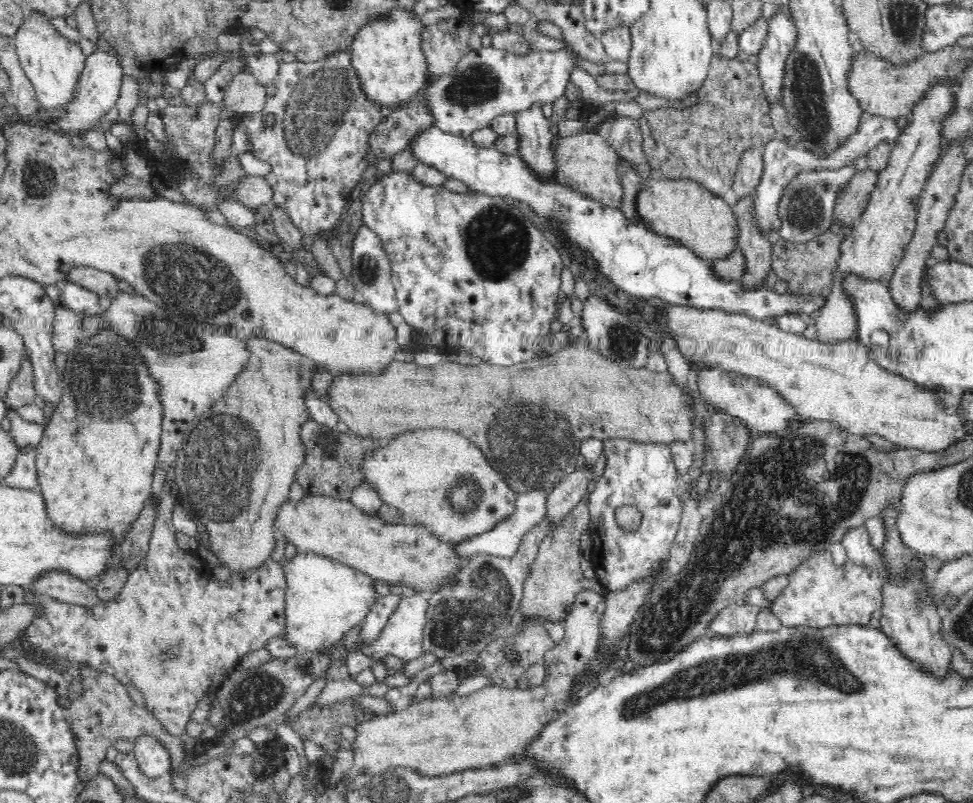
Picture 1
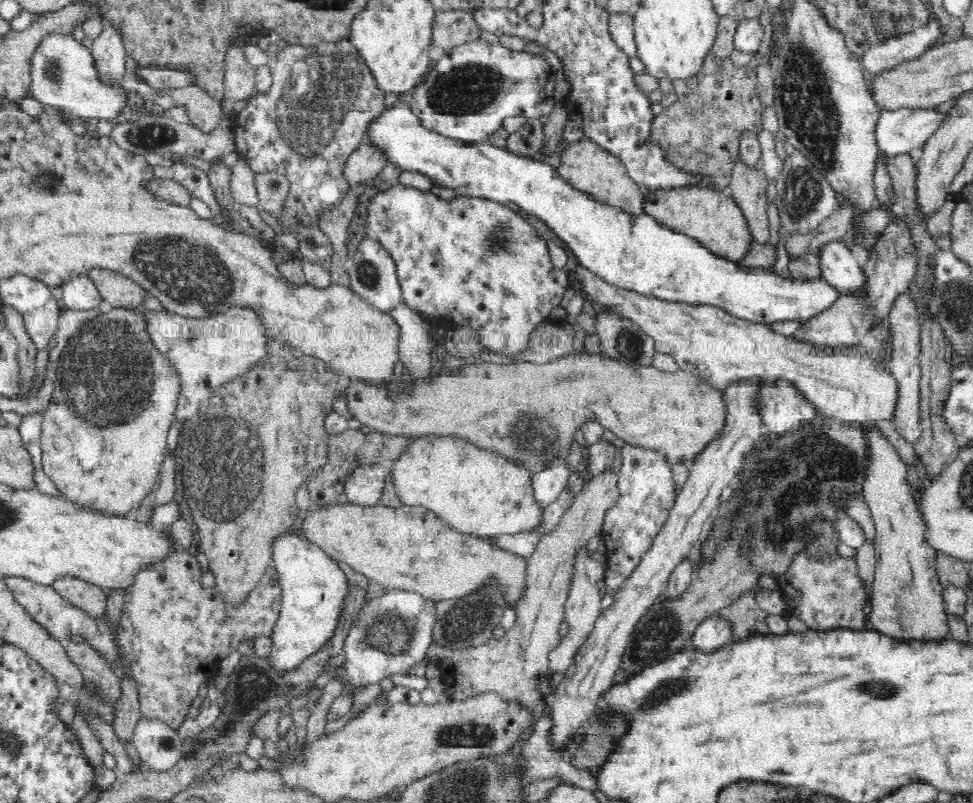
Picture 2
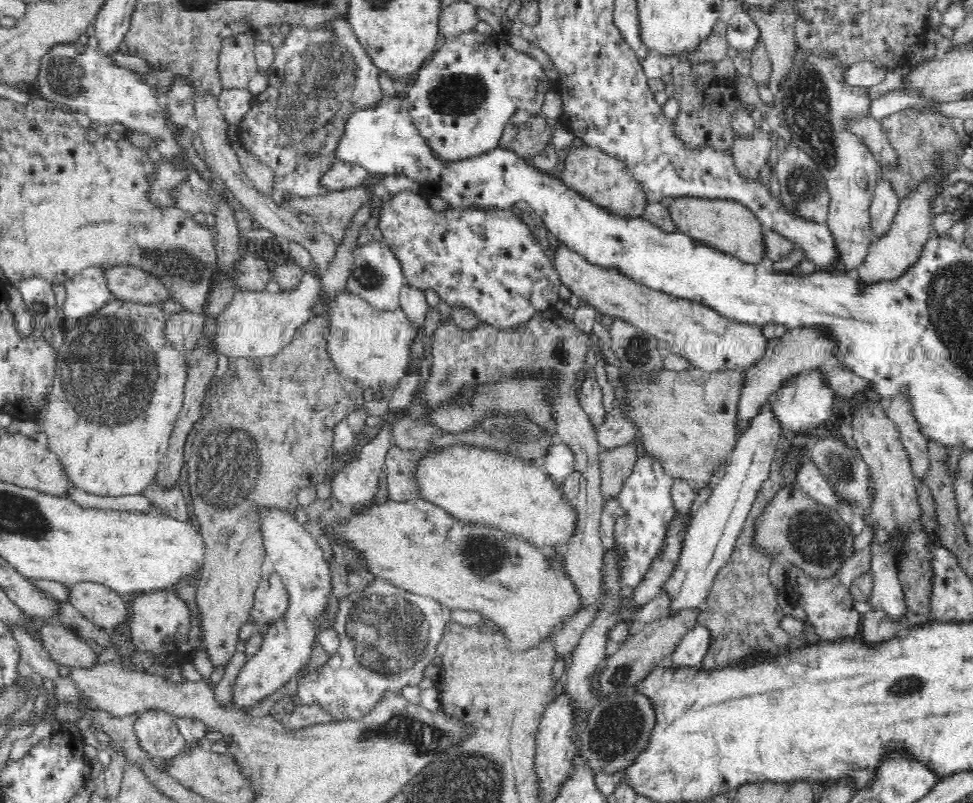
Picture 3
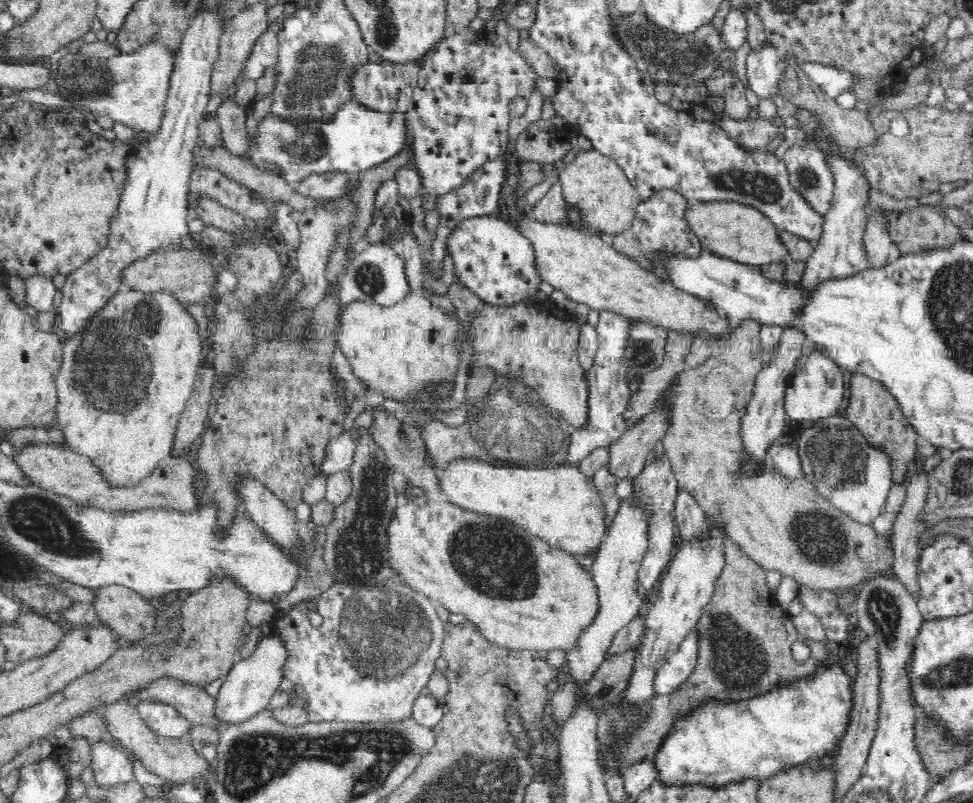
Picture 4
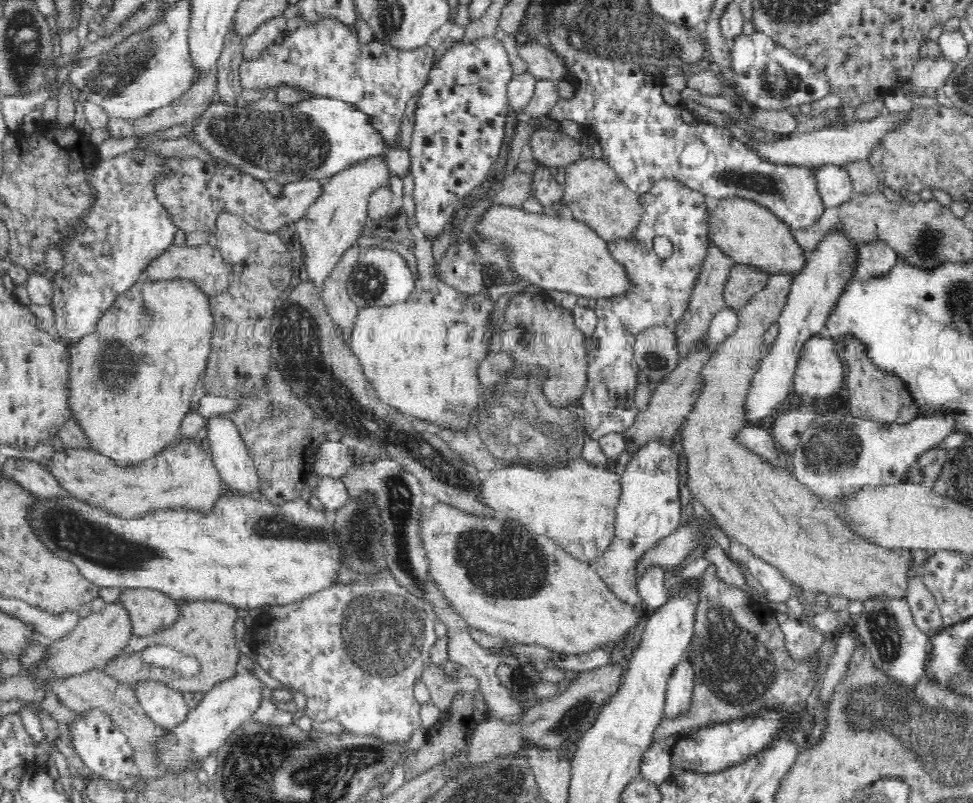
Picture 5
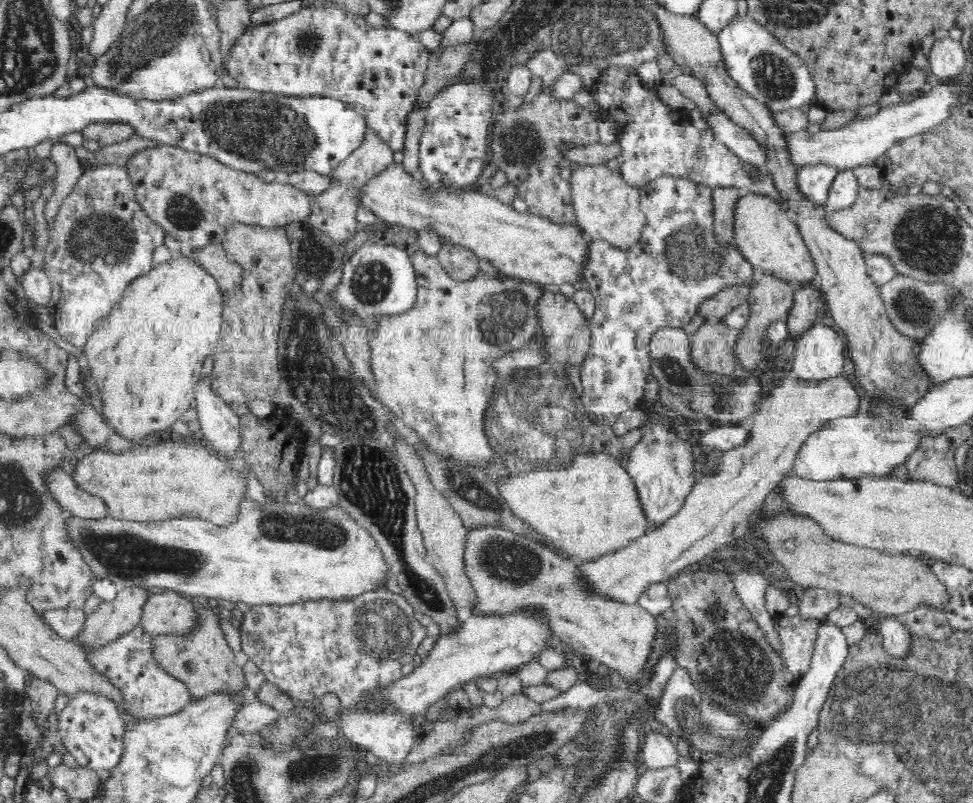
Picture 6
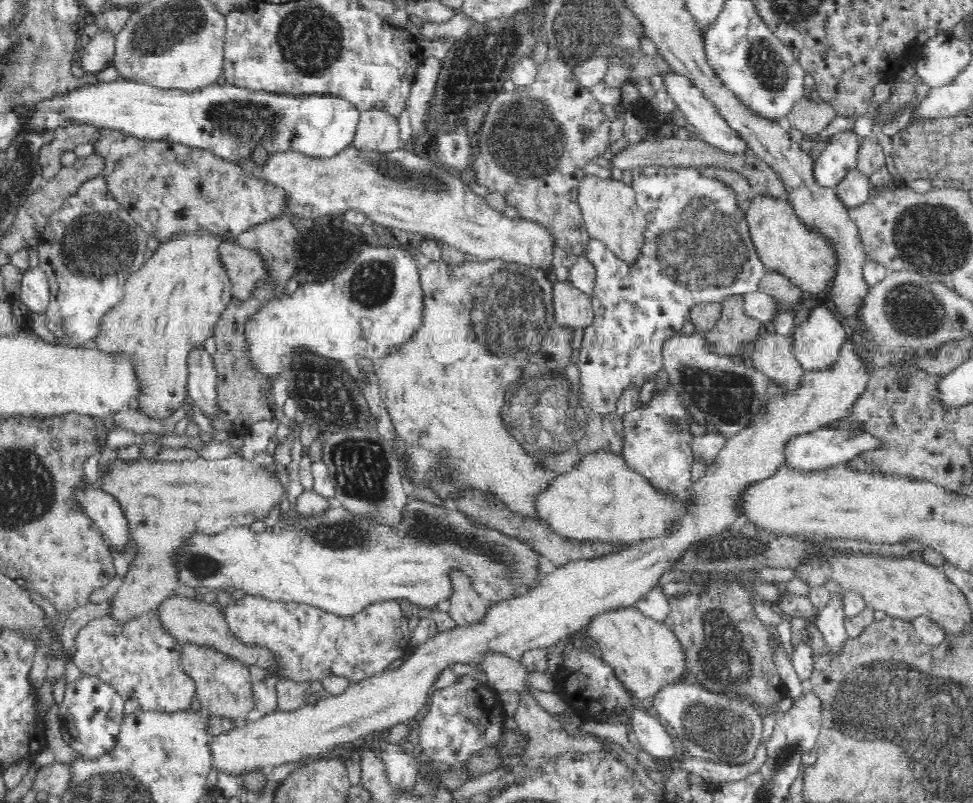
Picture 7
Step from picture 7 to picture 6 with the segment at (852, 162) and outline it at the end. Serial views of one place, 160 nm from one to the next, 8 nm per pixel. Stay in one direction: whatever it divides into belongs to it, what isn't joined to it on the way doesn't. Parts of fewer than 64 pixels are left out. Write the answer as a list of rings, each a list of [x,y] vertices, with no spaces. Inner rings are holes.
[[[814,164],[801,167],[798,172],[800,191],[816,203],[826,203],[832,182],[840,174],[832,164]]]

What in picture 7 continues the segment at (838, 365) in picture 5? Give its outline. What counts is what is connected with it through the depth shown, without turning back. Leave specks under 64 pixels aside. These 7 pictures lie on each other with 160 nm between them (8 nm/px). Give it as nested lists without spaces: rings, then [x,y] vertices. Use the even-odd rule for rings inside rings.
[[[817,305],[811,309],[806,320],[795,327],[792,338],[794,340],[794,355],[807,372],[825,370],[837,360],[840,345],[846,339],[846,330],[830,308]]]

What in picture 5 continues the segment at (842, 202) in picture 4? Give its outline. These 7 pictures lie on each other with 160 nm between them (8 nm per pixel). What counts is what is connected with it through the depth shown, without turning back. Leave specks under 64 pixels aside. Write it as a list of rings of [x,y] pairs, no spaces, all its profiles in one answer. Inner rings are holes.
[[[832,232],[818,243],[806,266],[793,277],[786,306],[777,320],[777,339],[767,347],[760,367],[747,394],[745,402],[746,424],[759,425],[760,422],[776,413],[777,408],[792,398],[793,377],[800,360],[804,343],[814,335],[830,338],[828,320],[838,306],[838,300],[853,275],[856,265],[856,251],[839,232]]]

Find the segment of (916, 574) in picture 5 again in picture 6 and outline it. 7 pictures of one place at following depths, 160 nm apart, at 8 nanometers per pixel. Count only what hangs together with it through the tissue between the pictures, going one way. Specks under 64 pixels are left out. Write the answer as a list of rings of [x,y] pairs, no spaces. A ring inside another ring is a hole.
[[[927,606],[906,613],[901,620],[912,634],[932,641],[946,639],[953,631],[944,611]]]

